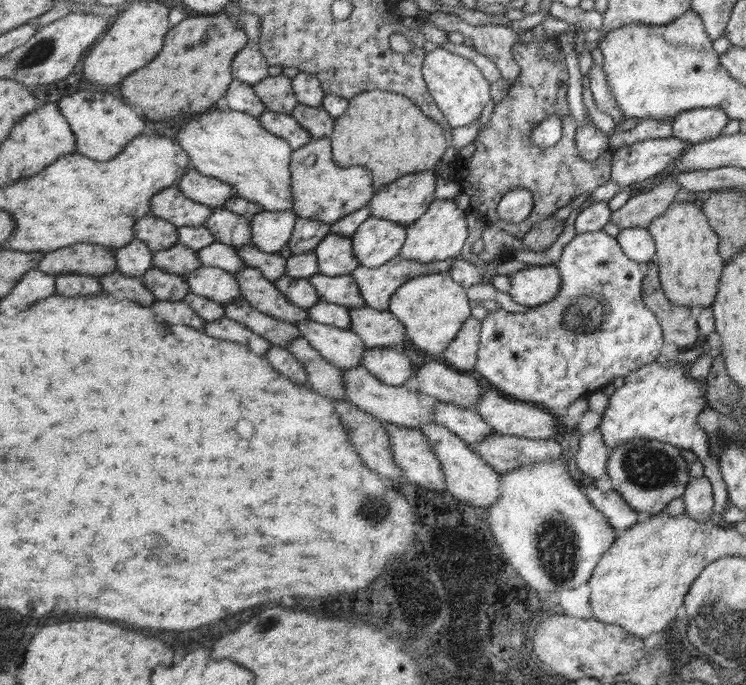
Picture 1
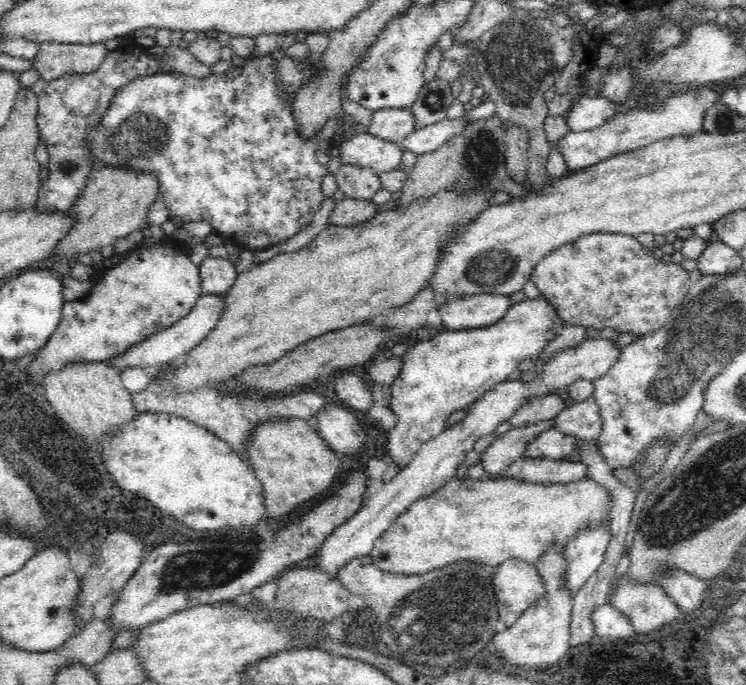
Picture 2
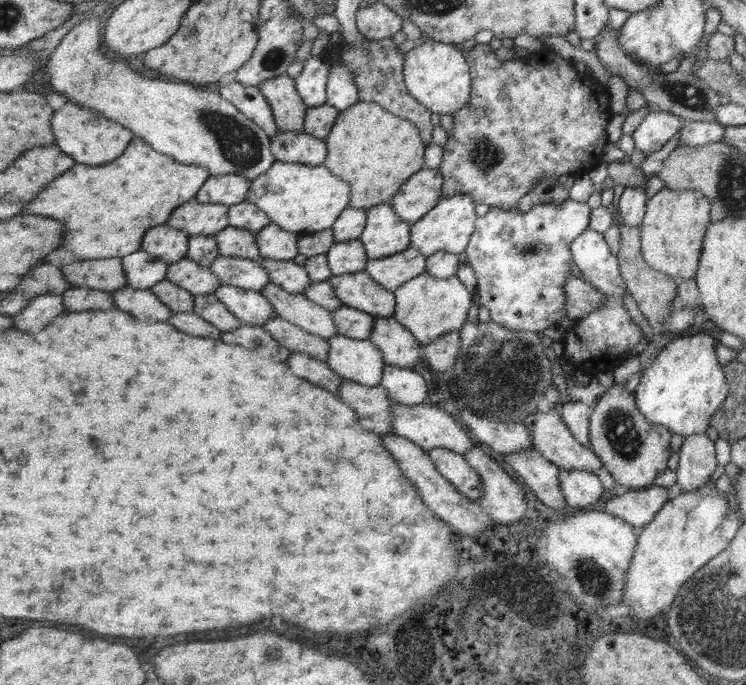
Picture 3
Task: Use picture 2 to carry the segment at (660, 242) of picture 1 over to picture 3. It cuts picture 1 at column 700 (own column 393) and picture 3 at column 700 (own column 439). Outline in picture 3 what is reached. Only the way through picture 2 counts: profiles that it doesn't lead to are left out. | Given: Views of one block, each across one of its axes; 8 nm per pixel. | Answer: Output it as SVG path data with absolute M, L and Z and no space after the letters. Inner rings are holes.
M664 186L645 204L641 220L640 248L643 259L656 272L676 280L693 279L699 265L701 242L710 222L709 200L697 190L669 190Z

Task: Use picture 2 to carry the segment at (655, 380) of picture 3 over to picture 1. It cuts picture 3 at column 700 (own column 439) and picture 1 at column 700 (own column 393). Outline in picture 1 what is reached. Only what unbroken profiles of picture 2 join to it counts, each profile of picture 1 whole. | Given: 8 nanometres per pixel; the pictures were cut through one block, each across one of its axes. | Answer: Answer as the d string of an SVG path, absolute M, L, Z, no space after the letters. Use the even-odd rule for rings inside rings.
M672 361L659 364L645 364L631 374L623 377L621 387L615 389L609 397L609 404L603 412L597 427L603 434L603 440L610 450L619 444L631 440L657 440L675 447L690 450L703 465L703 477L710 483L714 506L712 512L720 515L730 504L725 483L719 475L715 457L710 455L707 436L696 424L696 416L705 404L704 382L695 382L685 378L689 363L679 364Z

